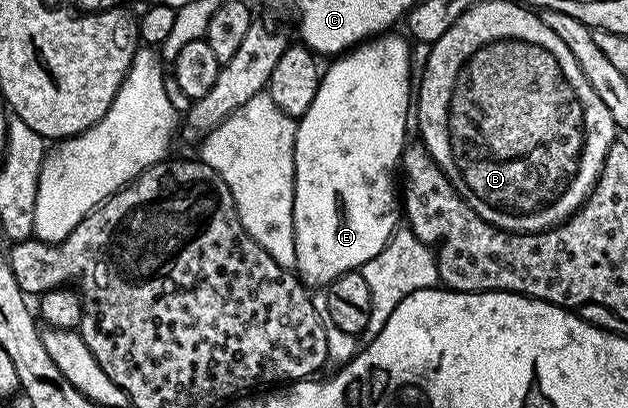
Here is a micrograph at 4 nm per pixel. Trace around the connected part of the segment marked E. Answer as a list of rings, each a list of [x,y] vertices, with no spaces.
[[[388,31],[378,37],[370,38],[352,48],[350,51],[336,56],[331,66],[326,66],[321,83],[317,87],[317,99],[313,99],[309,111],[298,118],[295,127],[295,194],[293,195],[293,231],[297,247],[297,263],[295,269],[304,286],[330,285],[337,275],[345,275],[362,270],[363,264],[373,255],[377,255],[387,245],[387,240],[397,228],[395,216],[400,216],[401,209],[397,204],[397,170],[407,138],[407,112],[413,109],[413,81],[411,85],[411,61],[413,62],[413,45],[406,36],[398,37],[395,31]]]

